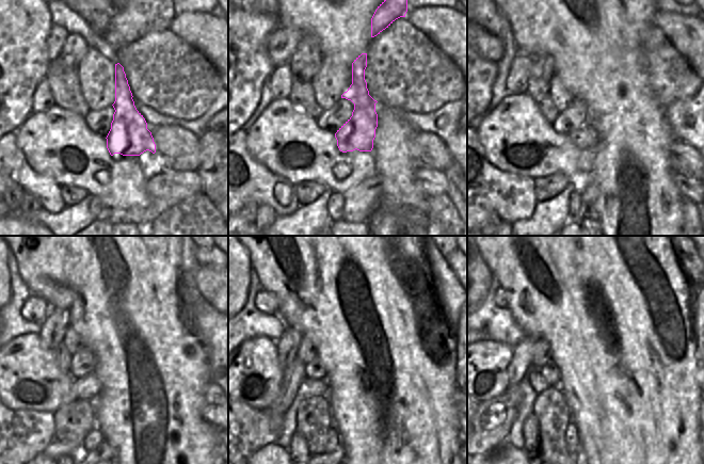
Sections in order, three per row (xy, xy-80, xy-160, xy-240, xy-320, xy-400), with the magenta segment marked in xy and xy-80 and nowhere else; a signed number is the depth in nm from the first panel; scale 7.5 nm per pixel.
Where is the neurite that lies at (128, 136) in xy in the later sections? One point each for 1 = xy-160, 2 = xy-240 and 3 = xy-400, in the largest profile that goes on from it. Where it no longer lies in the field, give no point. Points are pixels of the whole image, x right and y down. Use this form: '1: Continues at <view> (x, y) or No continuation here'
1: Continues at xy-160 (585, 137)
2: Continues at xy-240 (85, 387)
3: Continues at xy-400 (538, 383)

